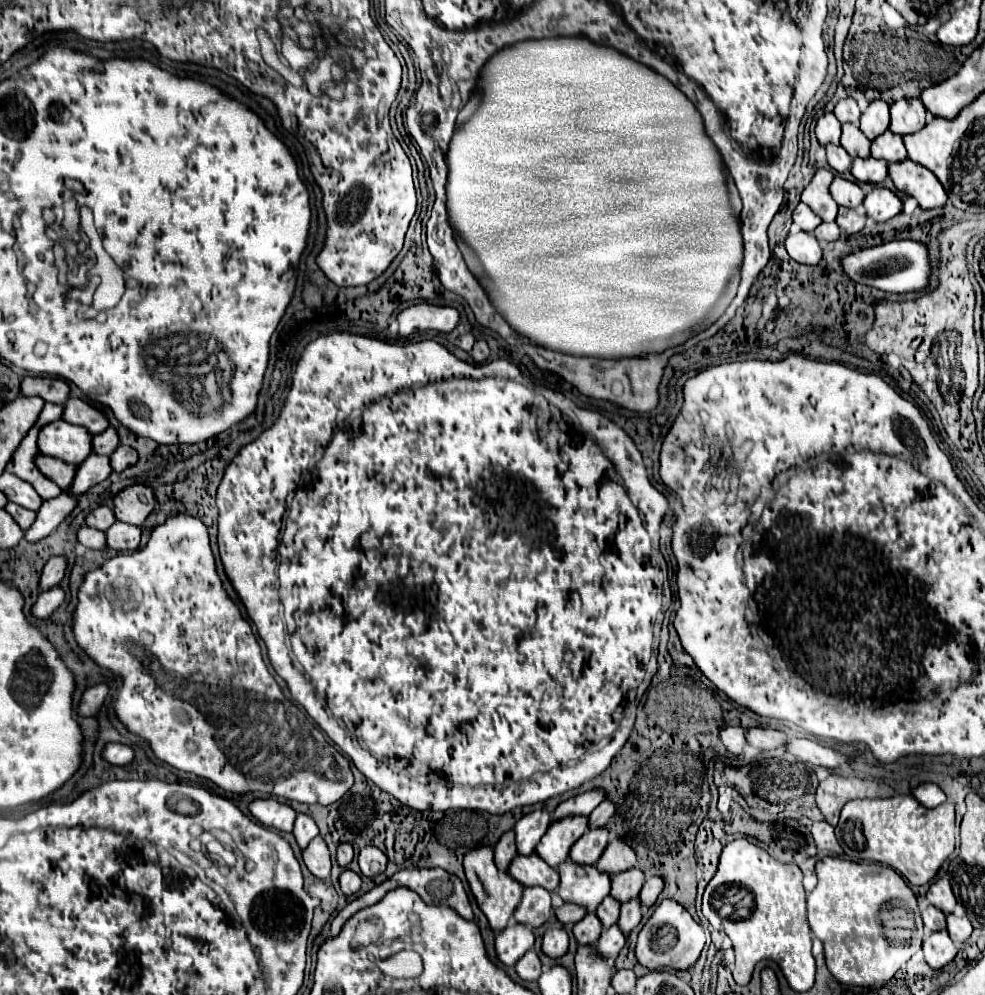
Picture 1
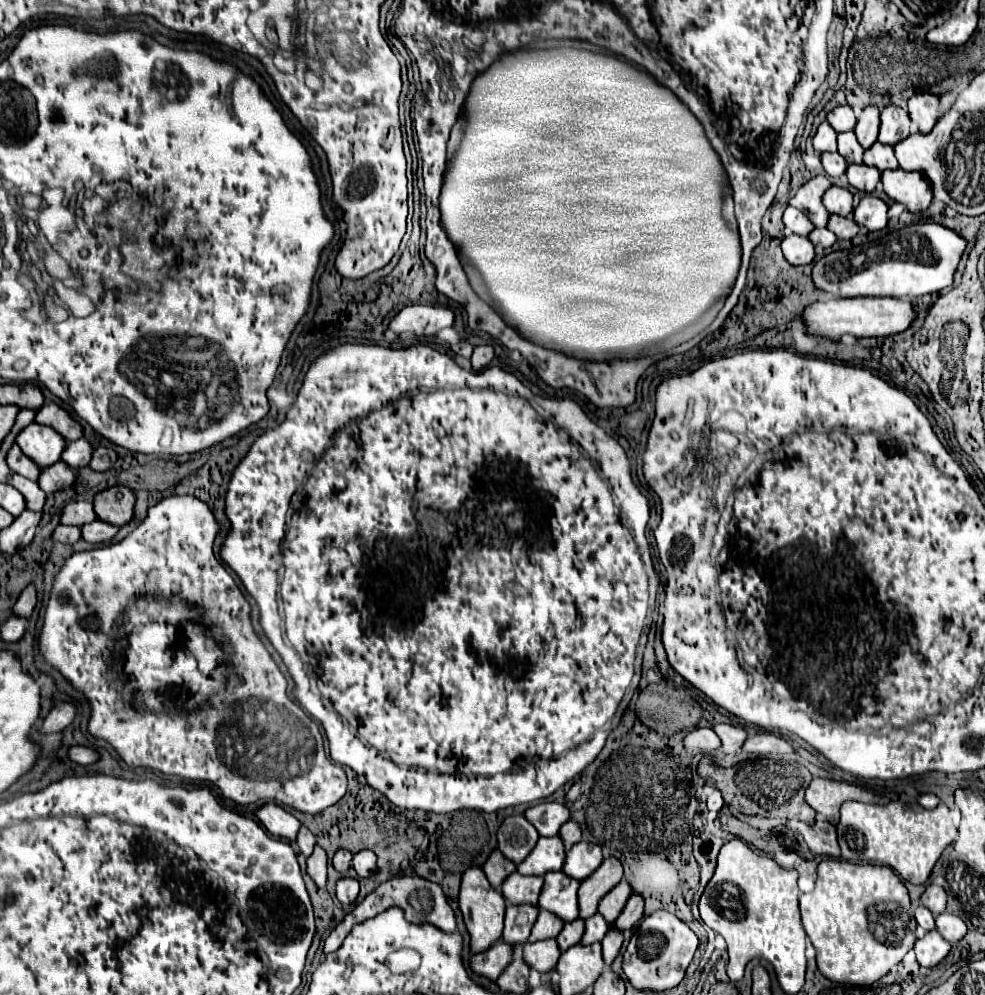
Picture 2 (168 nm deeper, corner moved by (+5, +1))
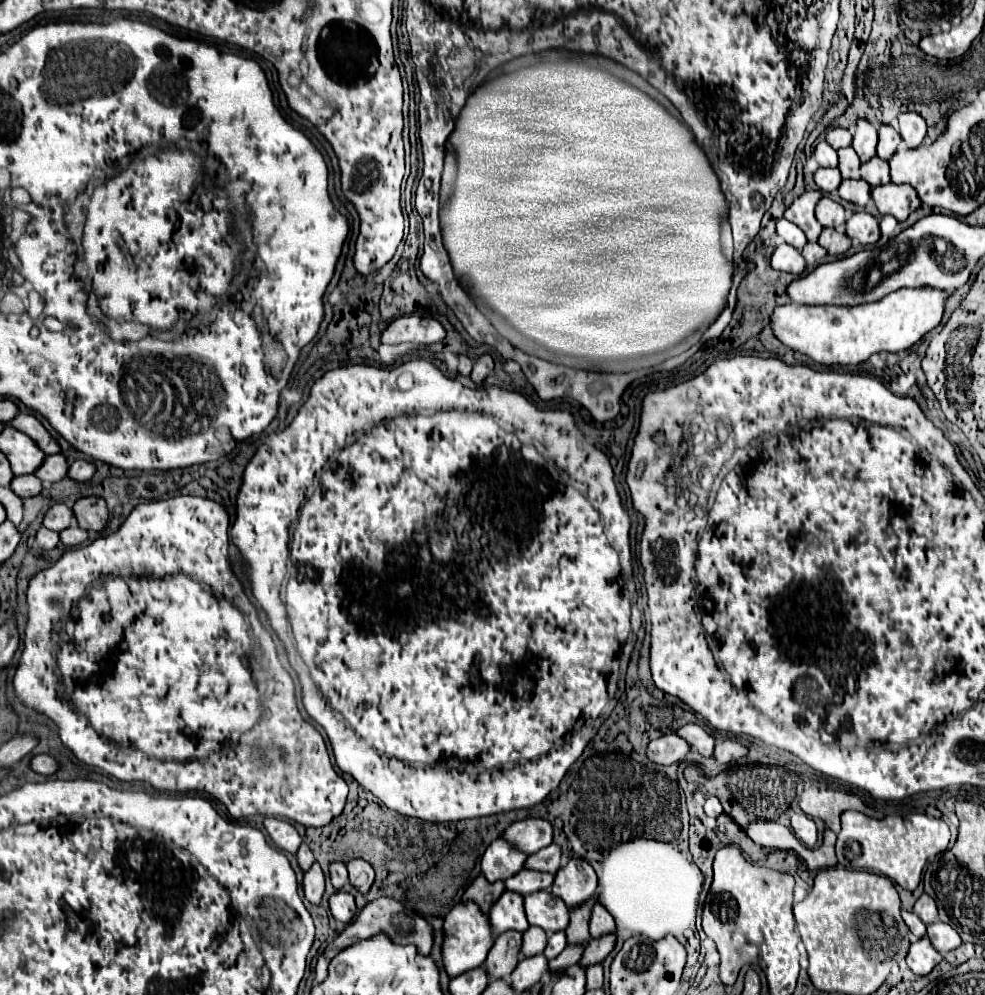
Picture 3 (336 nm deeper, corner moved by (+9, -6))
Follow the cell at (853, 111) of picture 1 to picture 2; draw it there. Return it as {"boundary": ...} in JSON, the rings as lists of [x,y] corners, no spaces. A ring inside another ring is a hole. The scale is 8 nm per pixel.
{"boundary":[[[837,106],[827,114],[829,124],[835,128],[835,132],[845,132],[855,128],[855,114],[851,106]]]}

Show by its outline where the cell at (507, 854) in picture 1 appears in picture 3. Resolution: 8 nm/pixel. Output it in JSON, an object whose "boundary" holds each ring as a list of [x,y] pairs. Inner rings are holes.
{"boundary":[[[479,875],[479,877],[469,885],[469,889],[465,891],[463,901],[465,901],[465,903],[467,903],[467,901],[473,901],[473,903],[479,905],[479,909],[487,915],[489,909],[491,909],[491,905],[501,897],[503,891],[505,891],[503,881],[489,883],[489,881],[485,881],[483,875]]]}

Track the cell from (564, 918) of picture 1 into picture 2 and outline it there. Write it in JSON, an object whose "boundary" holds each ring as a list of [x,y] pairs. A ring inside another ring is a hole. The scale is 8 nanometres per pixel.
{"boundary":[[[539,910],[539,918],[531,930],[529,942],[539,942],[539,940],[547,940],[547,938],[557,938],[557,934],[563,928],[563,920],[557,918],[553,912],[547,910]]]}

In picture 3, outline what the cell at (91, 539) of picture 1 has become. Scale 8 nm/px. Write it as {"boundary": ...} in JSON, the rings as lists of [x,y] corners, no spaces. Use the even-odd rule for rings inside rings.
{"boundary":[[[39,527],[37,535],[35,535],[35,541],[39,543],[41,549],[55,549],[59,545],[59,533],[49,531],[45,527]]]}

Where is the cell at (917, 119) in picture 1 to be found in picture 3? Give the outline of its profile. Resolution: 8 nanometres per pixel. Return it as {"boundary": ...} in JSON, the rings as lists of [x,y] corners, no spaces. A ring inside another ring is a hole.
{"boundary":[[[881,125],[879,127],[879,145],[877,145],[877,157],[883,157],[885,161],[889,161],[893,157],[893,153],[897,151],[901,143],[899,133],[889,127],[889,125]]]}

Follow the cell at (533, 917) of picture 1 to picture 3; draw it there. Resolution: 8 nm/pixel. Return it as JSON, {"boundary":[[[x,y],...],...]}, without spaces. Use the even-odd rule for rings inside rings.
{"boundary":[[[501,933],[493,941],[493,947],[489,949],[489,955],[483,963],[489,979],[509,977],[519,963],[519,951],[521,951],[521,933]]]}

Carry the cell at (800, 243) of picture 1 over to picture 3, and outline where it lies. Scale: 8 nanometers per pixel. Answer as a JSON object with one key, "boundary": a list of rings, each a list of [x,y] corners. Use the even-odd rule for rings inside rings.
{"boundary":[[[781,243],[771,257],[771,267],[777,271],[787,271],[787,273],[795,273],[801,275],[805,269],[805,259],[801,257],[801,251],[797,251],[795,247]]]}

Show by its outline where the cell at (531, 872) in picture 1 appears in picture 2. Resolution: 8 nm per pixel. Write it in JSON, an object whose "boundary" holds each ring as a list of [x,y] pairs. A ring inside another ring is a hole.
{"boundary":[[[509,874],[503,882],[503,896],[509,904],[533,904],[537,906],[537,898],[541,894],[543,878],[537,876],[523,876],[523,874]]]}

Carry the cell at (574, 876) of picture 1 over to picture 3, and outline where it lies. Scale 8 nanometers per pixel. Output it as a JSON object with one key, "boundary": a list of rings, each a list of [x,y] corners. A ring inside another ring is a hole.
{"boundary":[[[537,891],[531,895],[523,897],[523,905],[525,905],[525,917],[529,917],[529,925],[541,927],[543,931],[563,931],[569,925],[569,909],[565,907],[565,903],[551,895],[549,891]]]}

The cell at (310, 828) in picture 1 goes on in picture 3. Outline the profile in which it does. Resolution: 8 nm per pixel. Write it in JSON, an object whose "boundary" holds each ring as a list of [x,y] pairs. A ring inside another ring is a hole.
{"boundary":[[[305,843],[299,847],[299,853],[297,853],[297,861],[299,861],[299,867],[301,867],[303,871],[309,871],[309,869],[311,869],[311,865],[315,863],[315,857],[313,857],[311,849],[309,849]]]}

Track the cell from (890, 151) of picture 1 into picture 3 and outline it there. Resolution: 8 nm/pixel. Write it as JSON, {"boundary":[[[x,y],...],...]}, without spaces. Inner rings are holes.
{"boundary":[[[879,157],[869,159],[867,163],[861,165],[861,179],[867,181],[871,189],[875,189],[879,185],[887,185],[891,181],[889,179],[889,163]]]}

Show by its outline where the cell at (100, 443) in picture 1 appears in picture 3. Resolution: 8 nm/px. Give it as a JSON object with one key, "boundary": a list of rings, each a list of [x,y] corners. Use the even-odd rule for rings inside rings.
{"boundary":[[[57,453],[57,455],[45,457],[45,461],[41,463],[41,467],[33,475],[39,477],[41,483],[47,487],[47,485],[51,485],[55,481],[61,481],[65,477],[65,473],[67,473],[67,467],[69,465],[67,465],[65,457],[61,453]]]}

